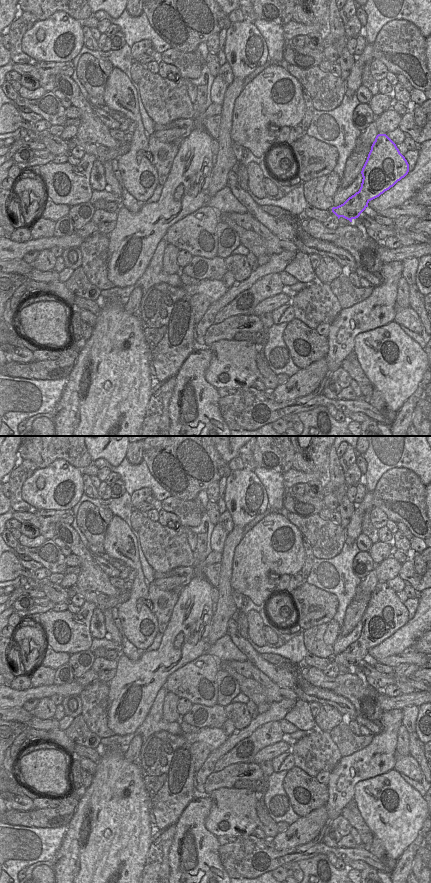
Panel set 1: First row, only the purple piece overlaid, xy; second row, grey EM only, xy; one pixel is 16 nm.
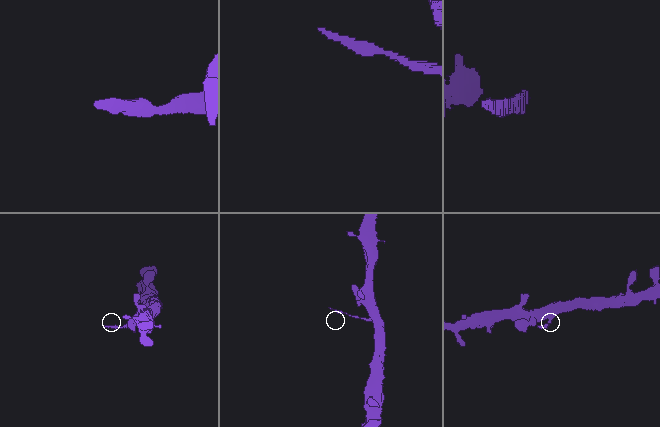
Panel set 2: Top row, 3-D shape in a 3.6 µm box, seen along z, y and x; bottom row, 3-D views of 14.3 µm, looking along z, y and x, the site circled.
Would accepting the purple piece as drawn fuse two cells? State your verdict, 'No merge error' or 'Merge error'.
Merge error.

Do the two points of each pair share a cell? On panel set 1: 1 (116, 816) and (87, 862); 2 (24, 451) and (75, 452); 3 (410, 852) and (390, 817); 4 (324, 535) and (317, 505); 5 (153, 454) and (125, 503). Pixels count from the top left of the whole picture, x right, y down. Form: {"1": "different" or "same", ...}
{"1": "same", "2": "same", "3": "different", "4": "different", "5": "different"}

